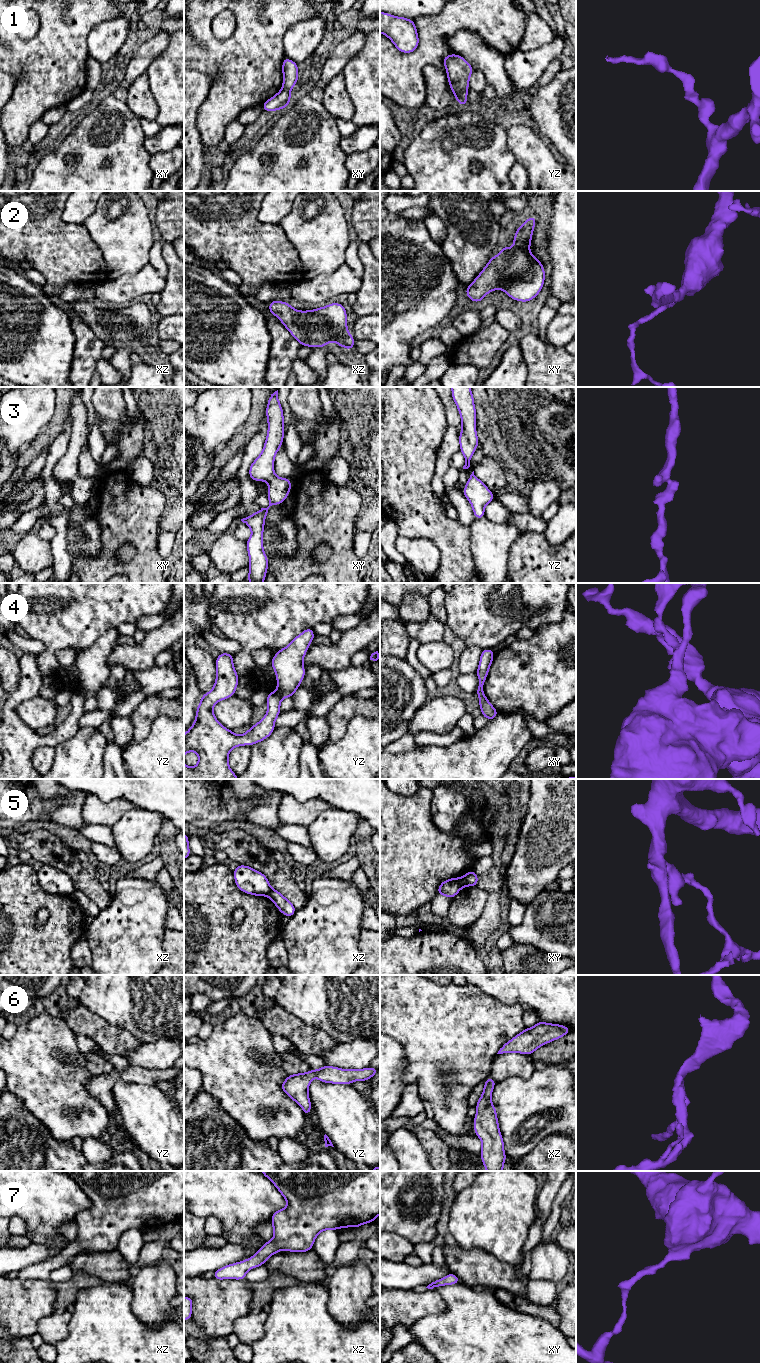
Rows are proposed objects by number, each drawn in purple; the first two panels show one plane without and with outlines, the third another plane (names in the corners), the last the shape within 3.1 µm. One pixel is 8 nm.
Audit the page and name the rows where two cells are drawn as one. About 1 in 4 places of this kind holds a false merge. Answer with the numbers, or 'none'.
1, 4, 5

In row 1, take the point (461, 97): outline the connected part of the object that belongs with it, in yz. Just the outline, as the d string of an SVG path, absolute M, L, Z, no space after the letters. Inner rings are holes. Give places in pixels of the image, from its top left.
M463 90L458 93L455 93L454 97L456 98L460 106L466 106L467 105L467 95L468 95L467 90Z

